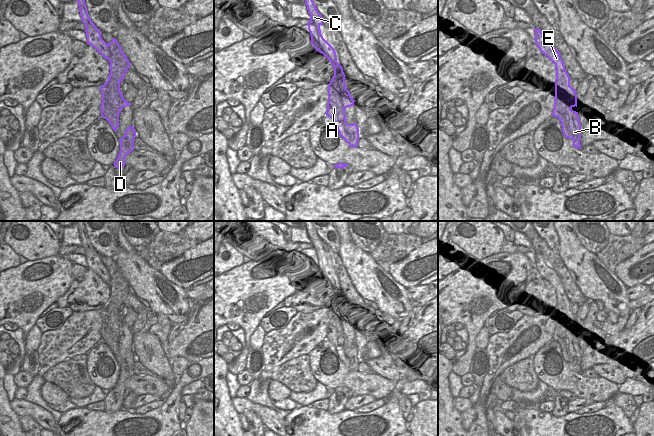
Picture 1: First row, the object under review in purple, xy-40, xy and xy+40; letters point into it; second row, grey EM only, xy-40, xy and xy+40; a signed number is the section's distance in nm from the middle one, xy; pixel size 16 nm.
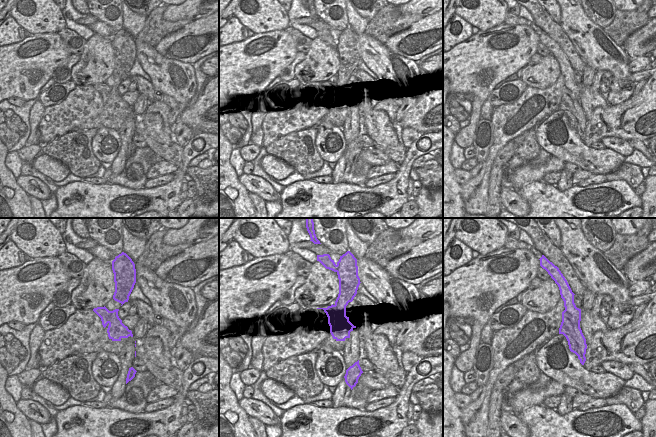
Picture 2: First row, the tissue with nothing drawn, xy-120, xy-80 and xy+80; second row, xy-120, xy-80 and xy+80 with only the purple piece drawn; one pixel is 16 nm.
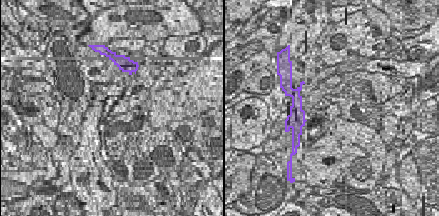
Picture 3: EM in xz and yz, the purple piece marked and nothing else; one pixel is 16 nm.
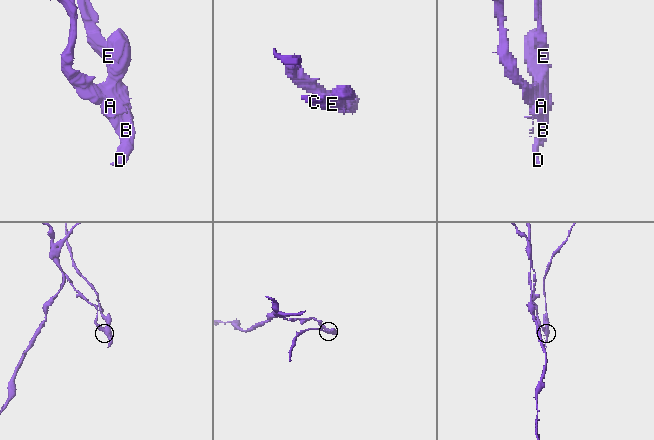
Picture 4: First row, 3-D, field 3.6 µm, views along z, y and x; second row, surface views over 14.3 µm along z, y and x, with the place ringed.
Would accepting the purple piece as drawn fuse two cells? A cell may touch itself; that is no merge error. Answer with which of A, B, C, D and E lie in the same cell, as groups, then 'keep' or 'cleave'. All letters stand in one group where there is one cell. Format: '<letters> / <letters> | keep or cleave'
A B D / C E | cleave

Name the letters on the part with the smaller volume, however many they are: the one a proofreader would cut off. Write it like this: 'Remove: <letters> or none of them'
Remove: C, E

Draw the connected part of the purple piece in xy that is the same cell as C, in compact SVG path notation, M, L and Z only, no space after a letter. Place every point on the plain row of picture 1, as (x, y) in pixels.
M304 221L305 228L307 230L308 237L310 239L310 244L308 245L308 254L311 259L311 268L314 270L315 274L322 277L333 289L334 292L334 311L338 313L345 322L344 333L347 331L354 330L354 324L350 315L346 313L345 300L338 297L338 286L337 279L334 272L323 262L320 254L320 250L323 249L323 241L318 236L316 229L314 228L311 221Z

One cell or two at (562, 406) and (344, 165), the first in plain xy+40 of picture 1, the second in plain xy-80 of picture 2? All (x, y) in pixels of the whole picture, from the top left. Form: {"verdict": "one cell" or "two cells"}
{"verdict": "one cell"}

